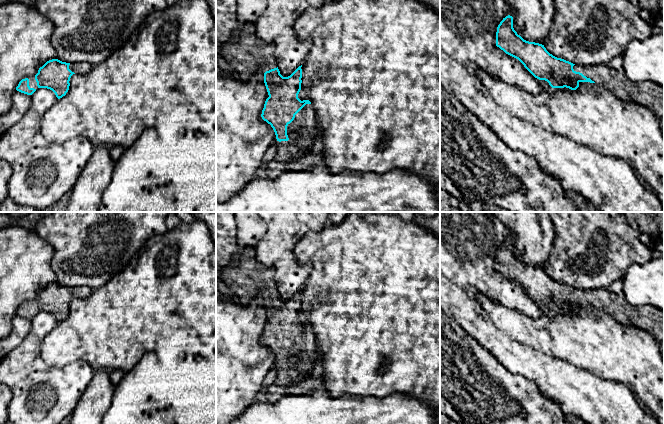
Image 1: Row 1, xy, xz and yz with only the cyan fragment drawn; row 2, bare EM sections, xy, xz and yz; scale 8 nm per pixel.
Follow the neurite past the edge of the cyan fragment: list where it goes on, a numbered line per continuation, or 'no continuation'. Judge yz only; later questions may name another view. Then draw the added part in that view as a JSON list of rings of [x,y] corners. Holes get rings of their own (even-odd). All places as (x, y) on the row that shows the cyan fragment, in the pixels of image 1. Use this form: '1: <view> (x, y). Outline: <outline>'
1: yz (649, 94). Outline: [[[573,66],[574,71],[582,73],[595,83],[612,92],[619,100],[643,105],[650,109],[658,120],[664,119],[664,88],[651,81],[639,84],[627,79],[623,70],[609,66]]]

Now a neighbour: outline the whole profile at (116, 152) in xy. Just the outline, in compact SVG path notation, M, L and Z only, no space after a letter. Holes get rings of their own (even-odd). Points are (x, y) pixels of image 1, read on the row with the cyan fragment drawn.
M122 146L110 147L109 153L110 153L111 159L114 161L114 163L116 163L119 160L119 158L122 156L124 150L125 150L125 148Z

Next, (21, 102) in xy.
M15 91L11 108L0 116L0 132L5 132L19 122L31 105L31 96Z

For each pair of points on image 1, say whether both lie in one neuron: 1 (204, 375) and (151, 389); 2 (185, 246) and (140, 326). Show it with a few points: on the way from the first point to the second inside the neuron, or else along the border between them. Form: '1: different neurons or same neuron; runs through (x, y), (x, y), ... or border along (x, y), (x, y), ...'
1: same neuron; runs through (191, 388), (164, 389)
2: same neuron; runs through (184, 266), (183, 271), (148, 306)

